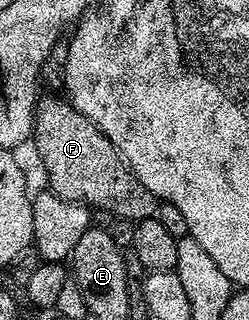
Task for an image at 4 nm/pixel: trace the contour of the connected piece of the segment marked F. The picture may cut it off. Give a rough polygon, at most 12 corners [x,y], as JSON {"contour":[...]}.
{"contour":[[67,99],[36,101],[34,141],[56,196],[109,217],[158,201]]}

